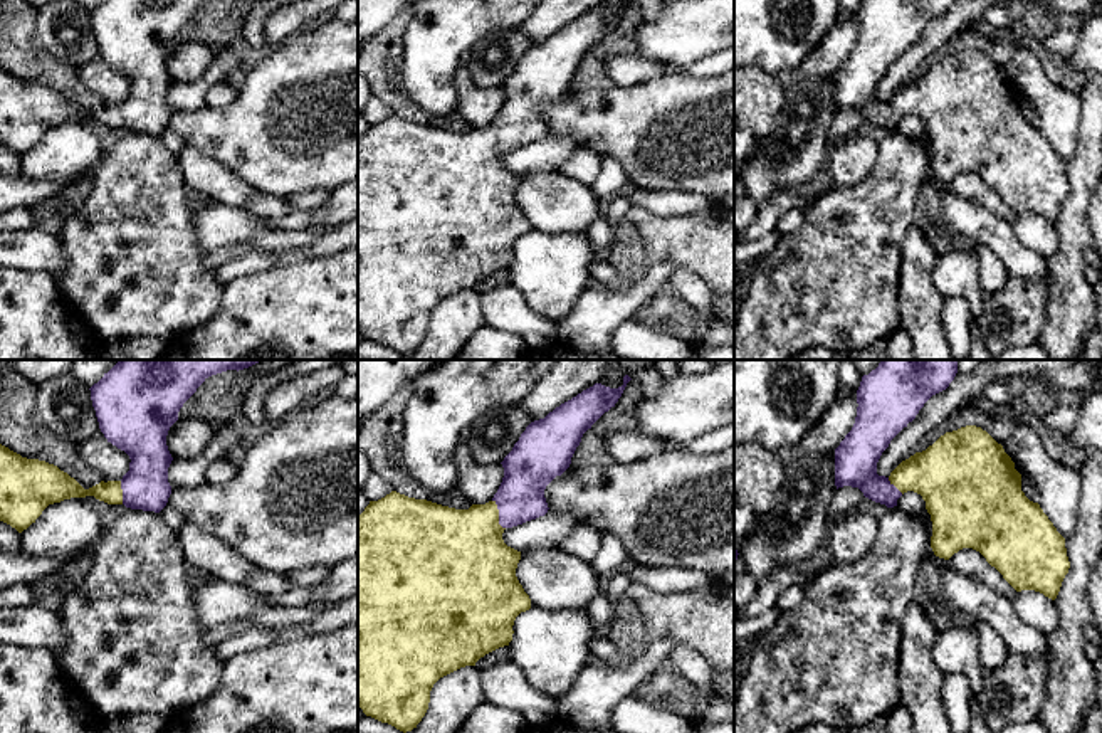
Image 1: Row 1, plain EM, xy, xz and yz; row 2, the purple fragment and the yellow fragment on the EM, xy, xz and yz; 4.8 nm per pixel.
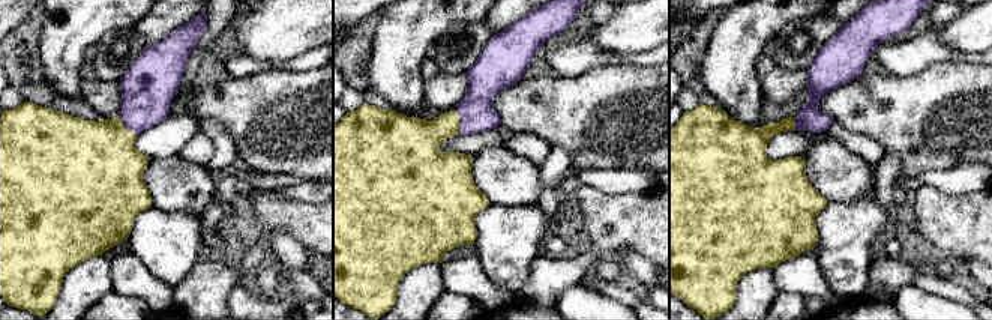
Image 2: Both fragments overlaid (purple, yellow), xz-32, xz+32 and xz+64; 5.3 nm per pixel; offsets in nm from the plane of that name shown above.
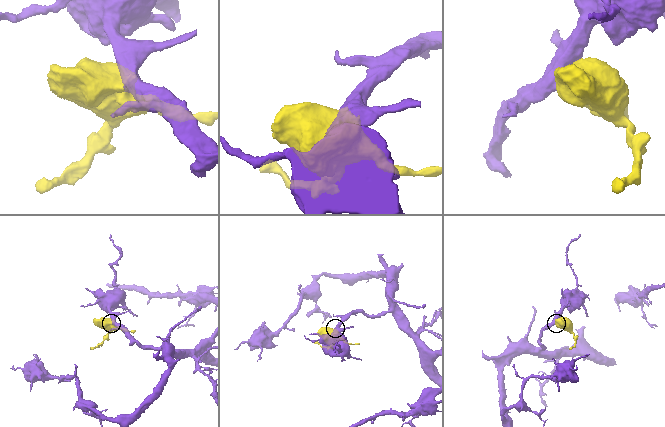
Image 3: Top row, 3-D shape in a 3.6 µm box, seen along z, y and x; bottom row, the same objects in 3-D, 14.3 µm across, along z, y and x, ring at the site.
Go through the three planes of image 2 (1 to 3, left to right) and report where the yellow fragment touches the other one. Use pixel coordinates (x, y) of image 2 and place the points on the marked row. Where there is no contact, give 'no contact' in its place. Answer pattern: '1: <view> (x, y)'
1: xz-32 (125, 126)
2: xz+32 (459, 120)
3: xz+64 (796, 125)

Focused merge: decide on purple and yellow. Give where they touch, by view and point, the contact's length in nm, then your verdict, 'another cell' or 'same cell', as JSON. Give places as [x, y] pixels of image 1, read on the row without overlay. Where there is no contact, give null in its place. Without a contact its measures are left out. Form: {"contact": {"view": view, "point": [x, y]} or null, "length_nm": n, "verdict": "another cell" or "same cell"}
{"contact": {"view": "xz", "point": [499, 138]}, "length_nm": 160, "verdict": "same cell"}

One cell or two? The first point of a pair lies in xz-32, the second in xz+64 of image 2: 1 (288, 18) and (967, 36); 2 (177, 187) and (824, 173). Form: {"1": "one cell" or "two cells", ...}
{"1": "one cell", "2": "one cell"}

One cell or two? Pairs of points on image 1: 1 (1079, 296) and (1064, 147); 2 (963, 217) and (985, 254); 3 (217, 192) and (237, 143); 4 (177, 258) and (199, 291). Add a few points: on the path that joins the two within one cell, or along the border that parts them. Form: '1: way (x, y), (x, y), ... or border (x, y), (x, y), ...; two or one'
1: border (1081, 125), (1077, 150), (1065, 163); two
2: border (976, 242), (988, 247), (1007, 271); two
3: border (194, 147), (219, 160), (256, 190); two
4: way (177, 266), (190, 283); one

